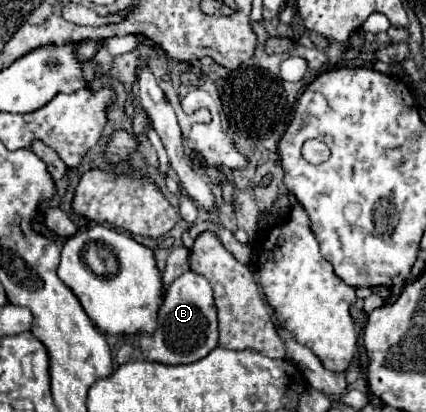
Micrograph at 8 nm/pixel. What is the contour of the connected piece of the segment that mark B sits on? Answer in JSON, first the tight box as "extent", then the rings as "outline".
{"extent":[139,272,219,364],"outline":[[[185,272],[167,290],[159,308],[155,332],[143,332],[139,336],[139,350],[151,362],[161,364],[191,364],[205,358],[219,344],[219,320],[213,302],[213,290],[205,276],[197,272]]]}

